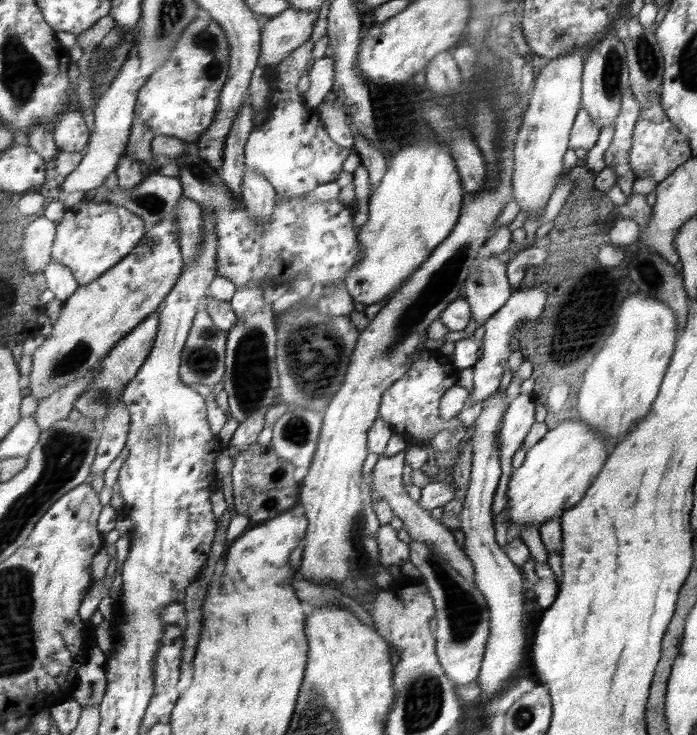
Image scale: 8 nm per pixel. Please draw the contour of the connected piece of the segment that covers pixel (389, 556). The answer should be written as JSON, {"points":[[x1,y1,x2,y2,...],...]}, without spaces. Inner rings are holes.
{"points":[[390,523,382,524,379,530,379,553,385,566,402,566,410,561,409,540]]}

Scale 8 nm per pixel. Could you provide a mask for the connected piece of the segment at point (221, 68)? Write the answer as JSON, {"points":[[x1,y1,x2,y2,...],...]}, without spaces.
{"points":[[199,16,177,42,171,60,141,90,137,104,140,116,158,136,170,135,198,144,216,118,230,64,231,45,223,27,210,16]]}

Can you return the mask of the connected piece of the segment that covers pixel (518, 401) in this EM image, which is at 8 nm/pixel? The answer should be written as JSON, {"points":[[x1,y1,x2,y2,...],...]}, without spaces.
{"points":[[520,394,506,410,503,428,498,433,498,458,500,459,501,477,493,498,492,518,496,518,507,508,507,486,513,473,512,456,523,447,527,432,536,423,535,411,538,400,533,394]]}

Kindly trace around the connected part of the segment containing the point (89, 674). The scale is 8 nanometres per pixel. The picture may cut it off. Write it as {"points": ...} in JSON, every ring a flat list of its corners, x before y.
{"points":[[93,639,90,649,89,661,80,670,73,696,83,706,101,706,109,689,109,659]]}

